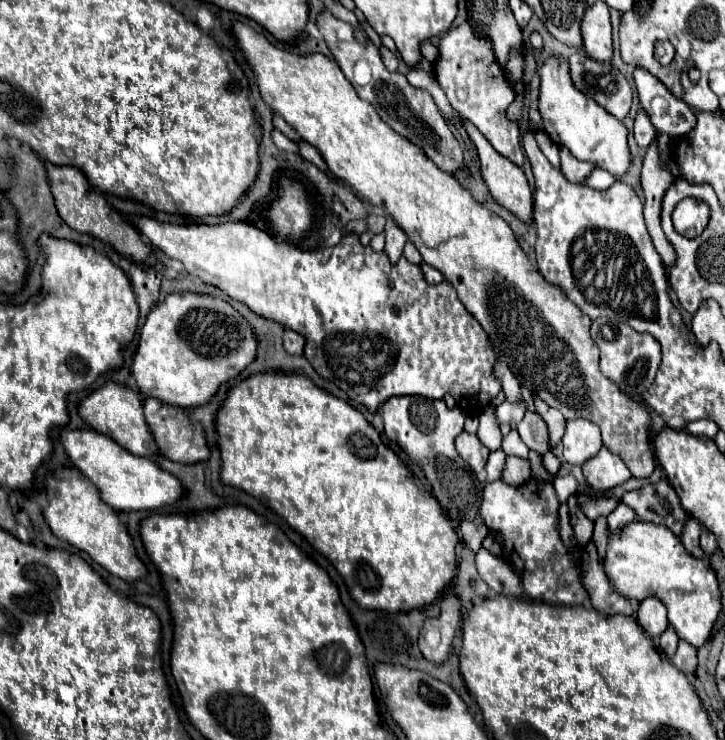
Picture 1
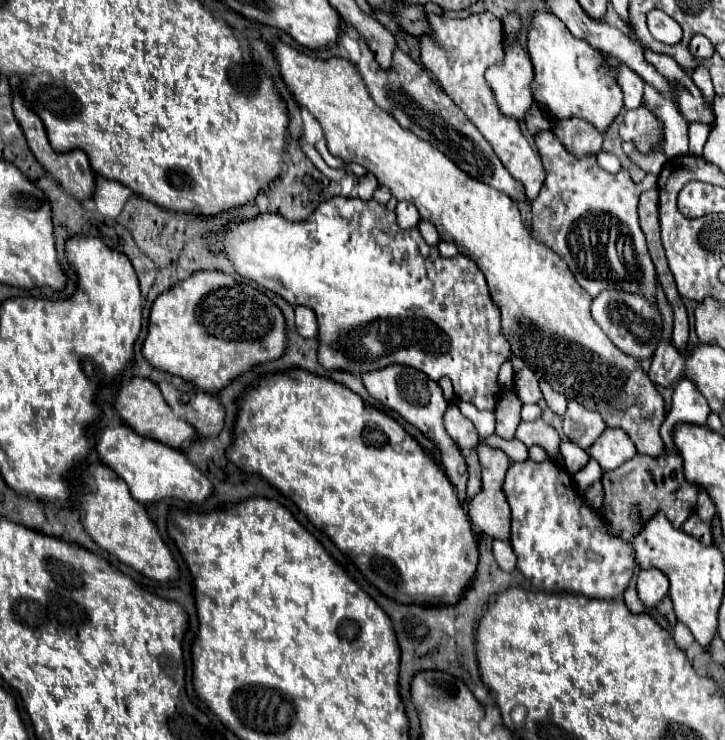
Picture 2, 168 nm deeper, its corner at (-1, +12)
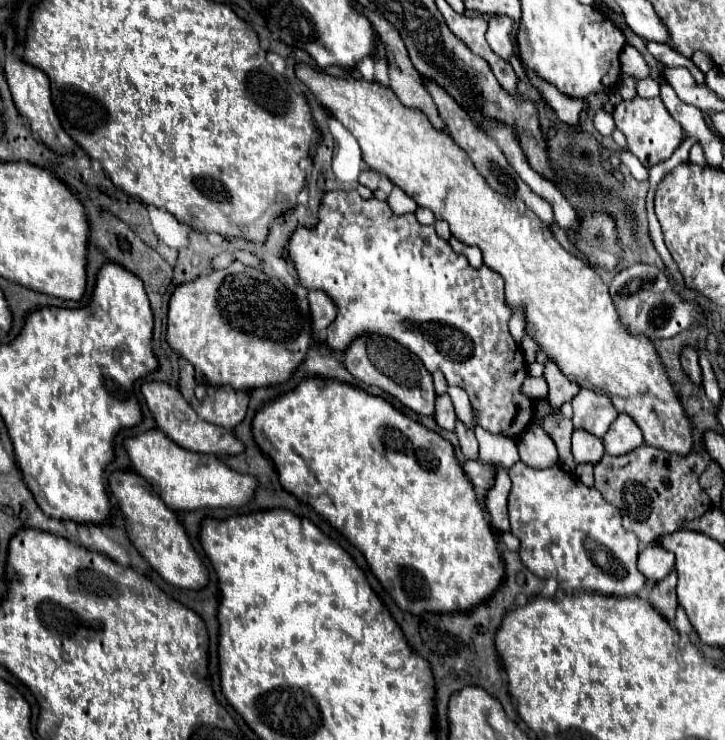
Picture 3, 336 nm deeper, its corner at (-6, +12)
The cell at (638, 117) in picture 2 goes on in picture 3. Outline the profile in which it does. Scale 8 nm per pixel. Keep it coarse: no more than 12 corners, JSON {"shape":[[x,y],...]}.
{"shape":[[660,98],[620,102],[616,128],[650,168],[684,132]]}

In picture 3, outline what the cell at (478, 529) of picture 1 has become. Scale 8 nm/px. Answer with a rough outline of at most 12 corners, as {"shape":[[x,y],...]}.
{"shape":[[460,420],[456,436],[466,458],[478,460],[478,442],[474,432]]}

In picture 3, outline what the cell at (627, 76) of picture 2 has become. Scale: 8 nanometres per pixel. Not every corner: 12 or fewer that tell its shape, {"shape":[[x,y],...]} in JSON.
{"shape":[[642,80],[636,92],[642,98],[660,96],[658,82]]}

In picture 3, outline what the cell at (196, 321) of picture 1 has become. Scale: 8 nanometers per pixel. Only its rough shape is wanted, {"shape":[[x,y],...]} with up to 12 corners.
{"shape":[[238,260],[180,284],[168,346],[210,384],[286,382],[306,290]]}

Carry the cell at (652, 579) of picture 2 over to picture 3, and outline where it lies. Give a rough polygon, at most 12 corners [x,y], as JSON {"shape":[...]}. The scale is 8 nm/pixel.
{"shape":[[648,546],[638,570],[648,582],[660,582],[674,568],[674,554]]}

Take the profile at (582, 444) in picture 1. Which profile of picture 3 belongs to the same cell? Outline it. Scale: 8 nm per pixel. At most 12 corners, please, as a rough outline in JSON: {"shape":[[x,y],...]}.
{"shape":[[580,390],[574,428],[598,438],[618,416],[608,396]]}

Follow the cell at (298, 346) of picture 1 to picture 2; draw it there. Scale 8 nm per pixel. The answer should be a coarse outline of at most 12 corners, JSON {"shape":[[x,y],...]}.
{"shape":[[307,306],[295,308],[297,332],[303,338],[317,336],[315,312]]}

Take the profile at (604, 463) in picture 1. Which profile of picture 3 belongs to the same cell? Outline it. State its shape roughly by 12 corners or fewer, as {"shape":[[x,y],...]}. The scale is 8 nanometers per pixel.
{"shape":[[628,414],[602,438],[606,454],[624,456],[644,440]]}

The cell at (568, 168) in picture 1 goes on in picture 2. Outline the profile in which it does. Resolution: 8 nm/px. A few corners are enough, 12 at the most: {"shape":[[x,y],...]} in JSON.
{"shape":[[565,118],[553,132],[577,156],[597,154],[601,132],[583,118]]}

